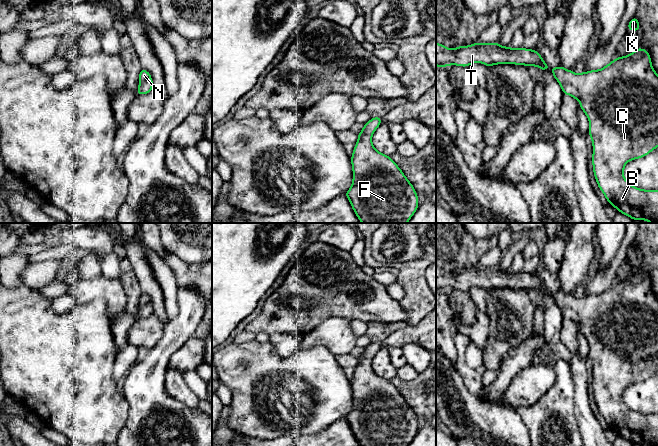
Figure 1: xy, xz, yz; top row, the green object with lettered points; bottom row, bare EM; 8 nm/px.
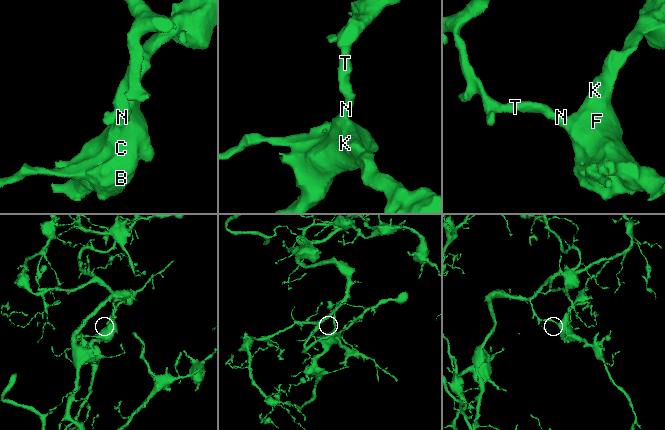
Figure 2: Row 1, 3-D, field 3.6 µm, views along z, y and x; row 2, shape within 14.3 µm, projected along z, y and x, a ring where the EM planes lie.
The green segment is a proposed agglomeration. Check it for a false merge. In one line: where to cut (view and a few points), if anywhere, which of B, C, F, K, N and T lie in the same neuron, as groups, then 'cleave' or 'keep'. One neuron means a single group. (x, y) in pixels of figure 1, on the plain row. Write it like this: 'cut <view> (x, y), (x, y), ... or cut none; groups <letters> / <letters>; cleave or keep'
cut none; groups B C F K N T; keep

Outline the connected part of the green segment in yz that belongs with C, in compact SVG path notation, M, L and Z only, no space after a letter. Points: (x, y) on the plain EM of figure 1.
M637 272L632 278L617 281L604 292L575 298L562 290L550 292L564 318L580 326L589 343L589 360L593 368L593 396L598 411L609 428L633 444L658 446L658 414L642 414L630 409L623 399L625 388L645 381L658 370L658 299L652 291L647 274Z

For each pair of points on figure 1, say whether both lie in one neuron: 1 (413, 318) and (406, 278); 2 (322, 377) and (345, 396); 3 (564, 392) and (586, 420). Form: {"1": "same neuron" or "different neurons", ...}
{"1": "same neuron", "2": "same neuron", "3": "different neurons"}

